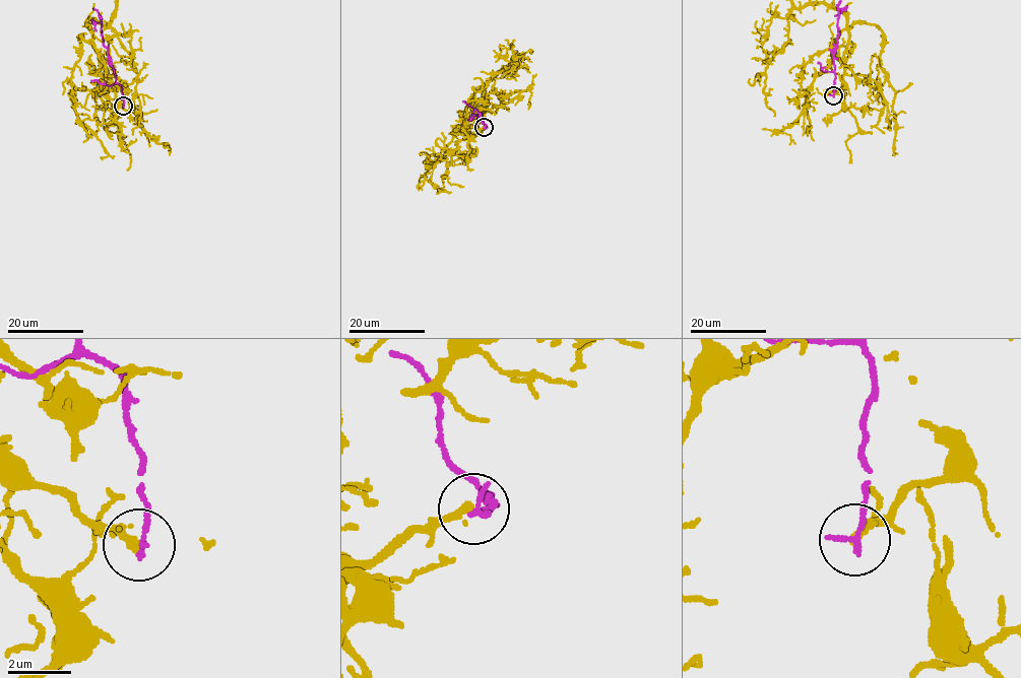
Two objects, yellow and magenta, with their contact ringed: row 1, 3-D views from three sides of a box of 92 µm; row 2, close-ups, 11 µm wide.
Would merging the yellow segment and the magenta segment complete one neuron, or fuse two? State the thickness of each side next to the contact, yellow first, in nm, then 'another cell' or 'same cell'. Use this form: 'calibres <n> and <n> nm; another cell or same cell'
calibres 280 and 200 nm; another cell

